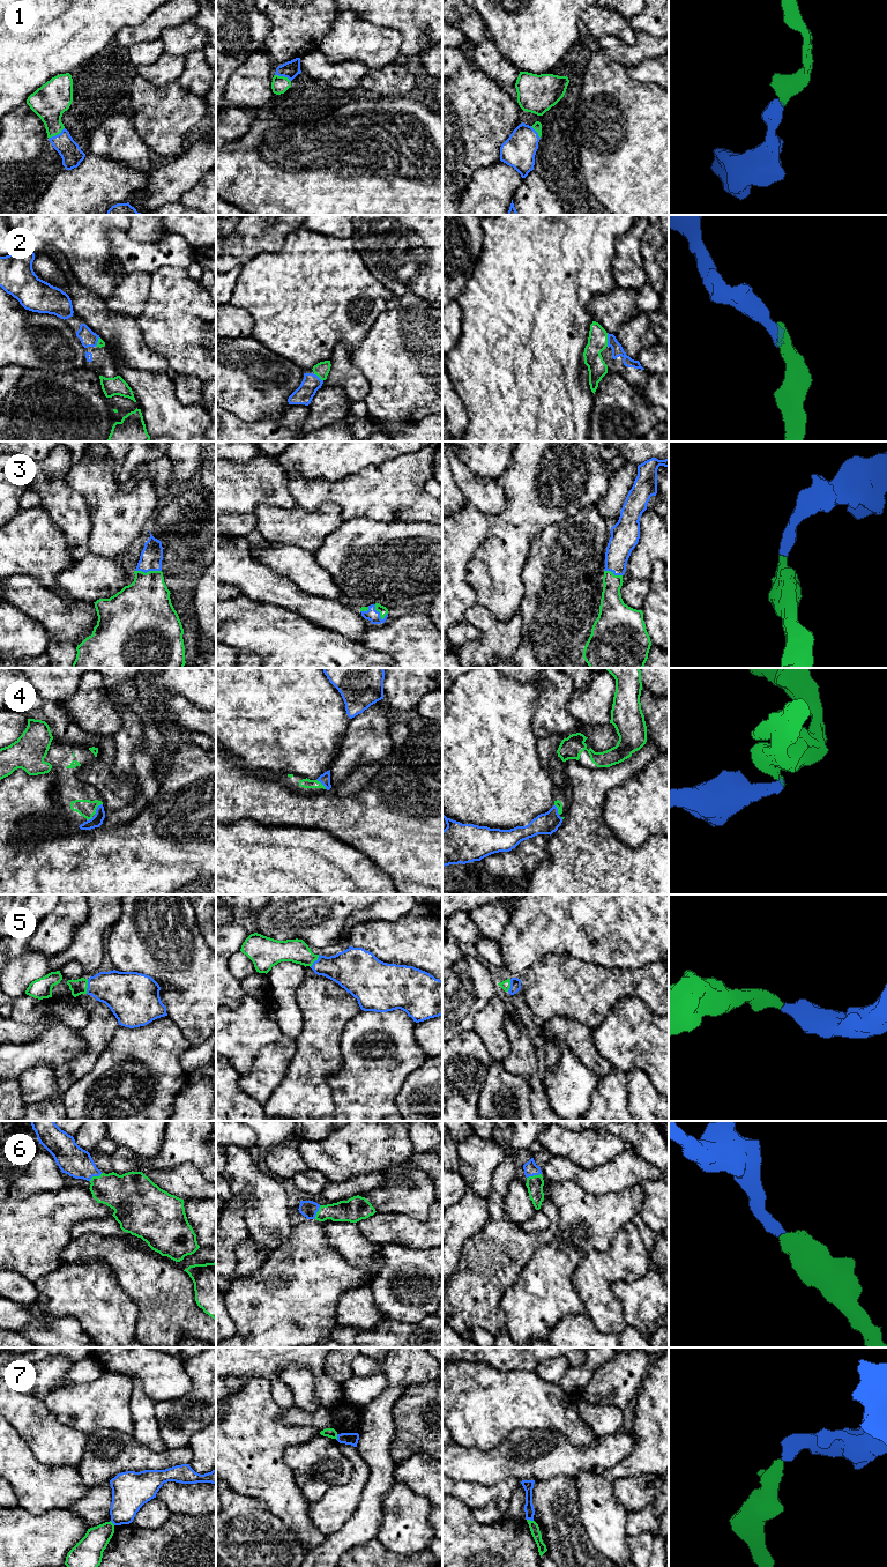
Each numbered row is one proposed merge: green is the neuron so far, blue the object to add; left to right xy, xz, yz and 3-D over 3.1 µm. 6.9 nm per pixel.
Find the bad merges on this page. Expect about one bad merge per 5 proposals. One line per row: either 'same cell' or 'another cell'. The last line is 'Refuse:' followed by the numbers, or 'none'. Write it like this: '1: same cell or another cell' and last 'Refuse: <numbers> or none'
1: same cell
2: same cell
3: same cell
4: same cell
5: same cell
6: same cell
7: another cell
Refuse: 7

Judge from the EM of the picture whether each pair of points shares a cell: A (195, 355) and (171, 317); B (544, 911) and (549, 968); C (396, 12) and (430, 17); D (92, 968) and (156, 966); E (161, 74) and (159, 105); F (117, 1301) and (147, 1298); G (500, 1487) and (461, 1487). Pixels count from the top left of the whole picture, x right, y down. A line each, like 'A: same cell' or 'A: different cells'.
A: same cell
B: different cells
C: same cell
D: different cells
E: different cells
F: different cells
G: same cell

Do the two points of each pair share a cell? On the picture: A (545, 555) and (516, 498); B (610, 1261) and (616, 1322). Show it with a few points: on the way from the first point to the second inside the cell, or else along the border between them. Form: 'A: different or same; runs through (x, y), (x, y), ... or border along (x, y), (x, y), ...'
A: different; border along (558, 521), (549, 525), (530, 543), (526, 563)
B: same; runs through (603, 1276), (603, 1307)

